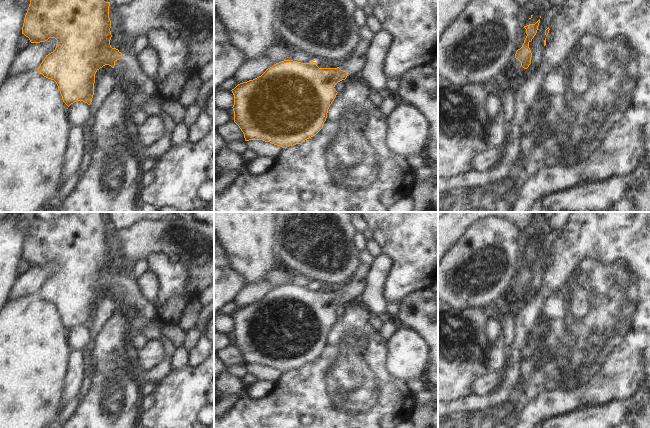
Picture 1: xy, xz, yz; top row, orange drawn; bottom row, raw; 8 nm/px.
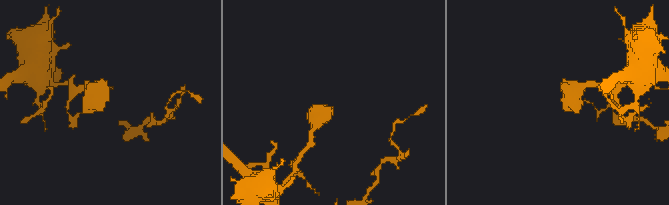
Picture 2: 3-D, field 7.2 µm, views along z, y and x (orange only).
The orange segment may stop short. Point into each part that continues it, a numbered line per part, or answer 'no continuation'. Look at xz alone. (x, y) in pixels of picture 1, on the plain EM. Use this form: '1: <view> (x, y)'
1: xz (354, 288).

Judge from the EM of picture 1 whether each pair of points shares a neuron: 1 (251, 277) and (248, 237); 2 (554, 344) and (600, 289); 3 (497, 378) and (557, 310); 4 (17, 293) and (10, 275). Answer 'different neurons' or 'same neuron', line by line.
1: same neuron
2: same neuron
3: different neurons
4: different neurons

